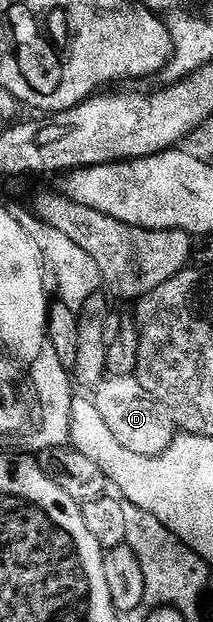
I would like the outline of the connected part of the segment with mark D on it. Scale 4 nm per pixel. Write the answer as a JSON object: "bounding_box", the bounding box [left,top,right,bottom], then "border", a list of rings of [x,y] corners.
{"bounding_box":[93,375,175,455],"border":[[[130,375],[104,378],[103,382],[94,388],[93,398],[97,413],[101,413],[105,425],[109,425],[109,433],[113,433],[113,437],[117,437],[118,443],[129,449],[129,453],[160,455],[165,453],[165,449],[169,449],[169,445],[175,440],[175,420],[153,396],[141,389],[138,379]]]}

